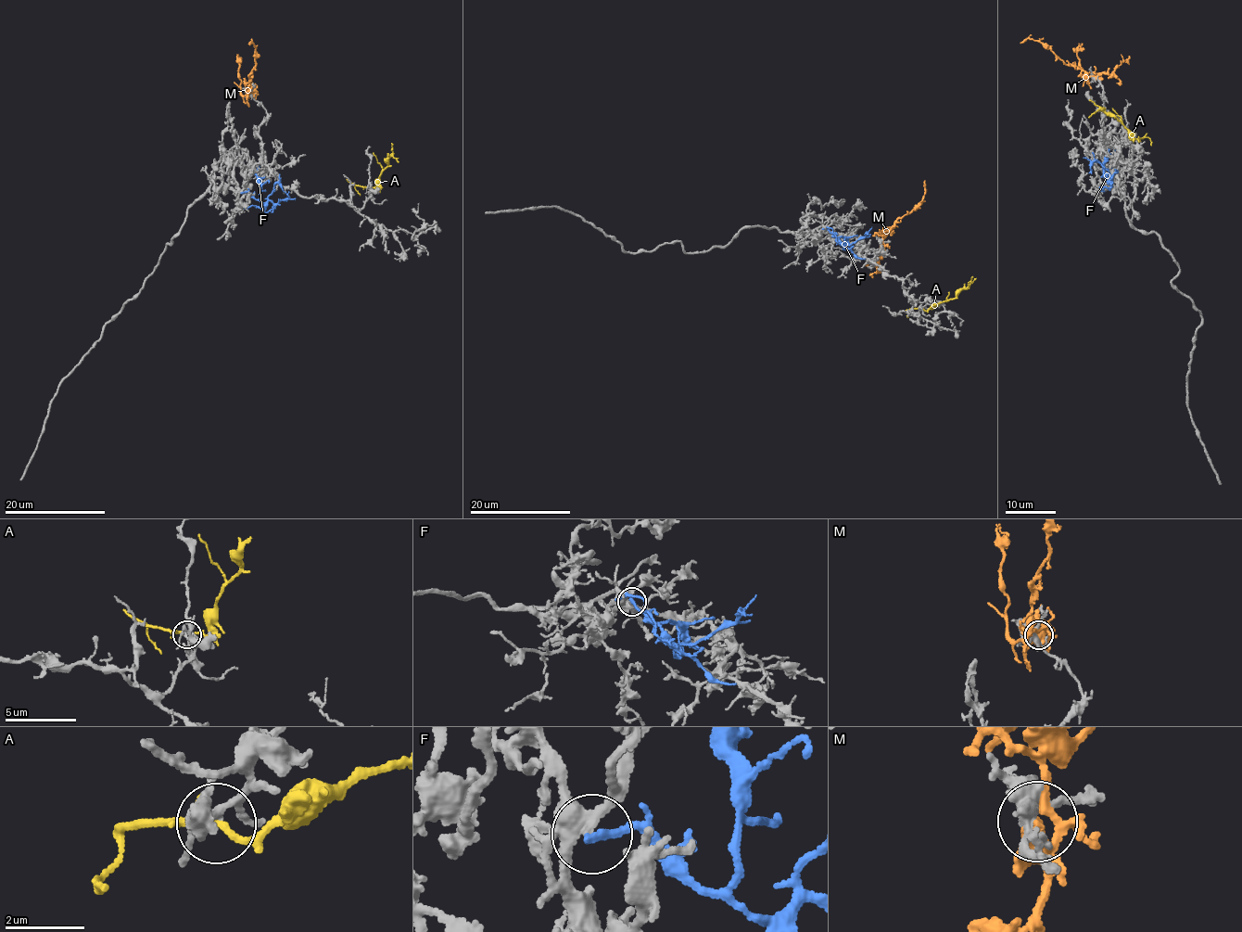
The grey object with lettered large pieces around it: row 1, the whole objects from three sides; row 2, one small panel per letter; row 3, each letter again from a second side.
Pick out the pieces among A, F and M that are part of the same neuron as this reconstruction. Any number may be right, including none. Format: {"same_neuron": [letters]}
{"same_neuron": []}

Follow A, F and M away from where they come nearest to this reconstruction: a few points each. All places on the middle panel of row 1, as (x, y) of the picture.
A: (922, 308), (925, 311), (951, 300), (968, 286), (973, 276)
F: (828, 229), (845, 248), (838, 241), (832, 230), (822, 229)
M: (881, 245), (883, 236), (893, 227), (894, 221), (921, 201), (924, 180)

